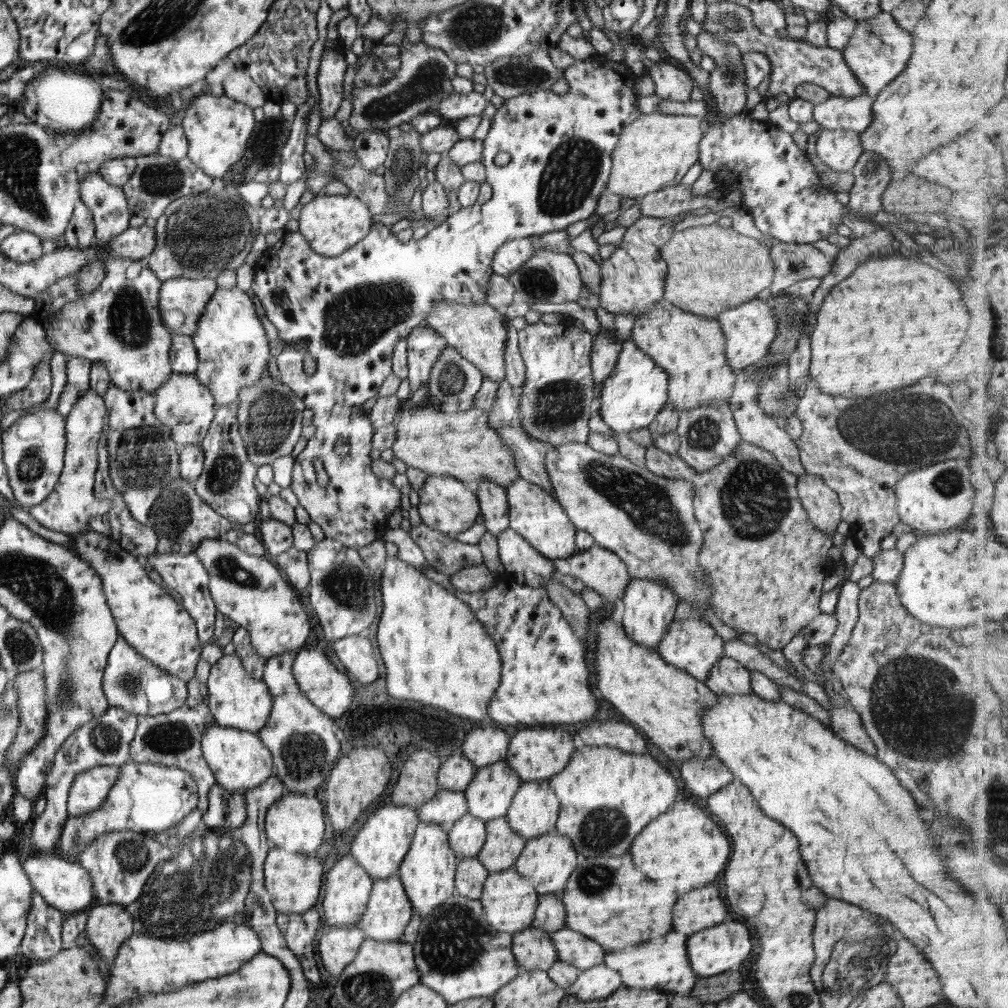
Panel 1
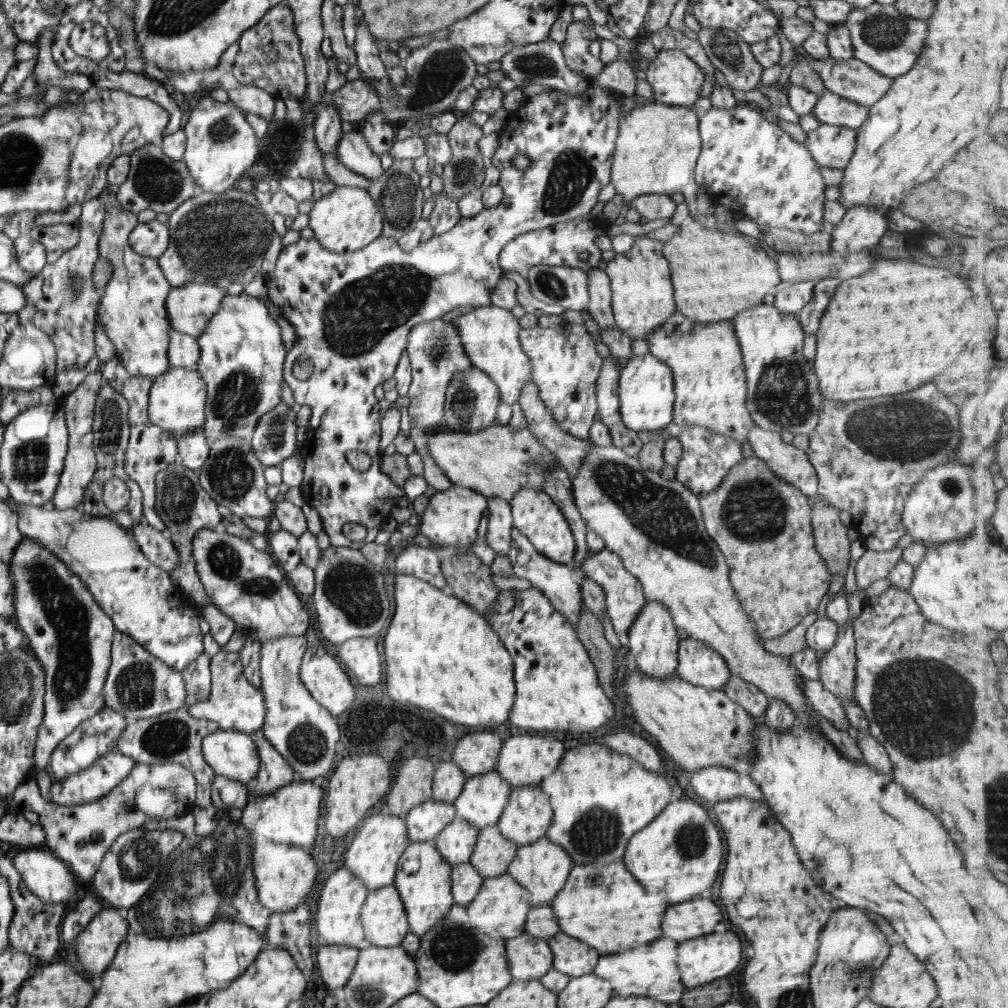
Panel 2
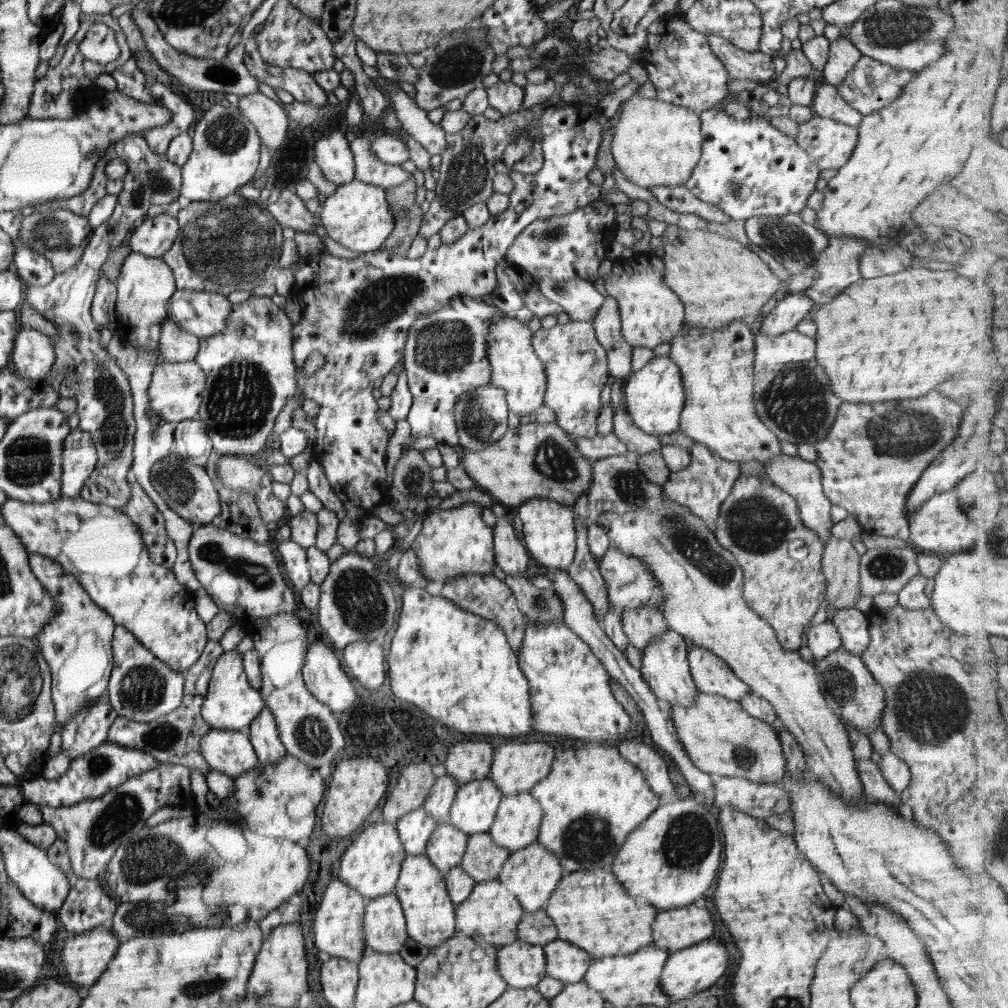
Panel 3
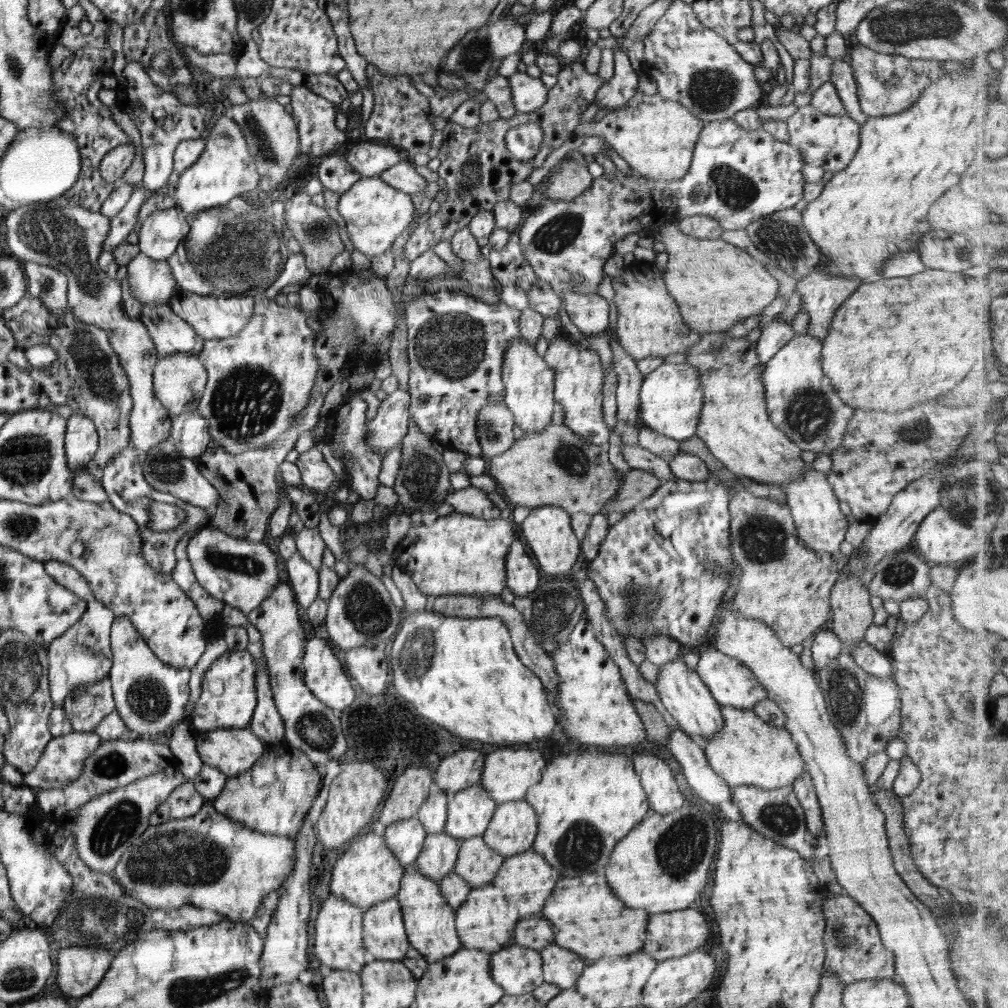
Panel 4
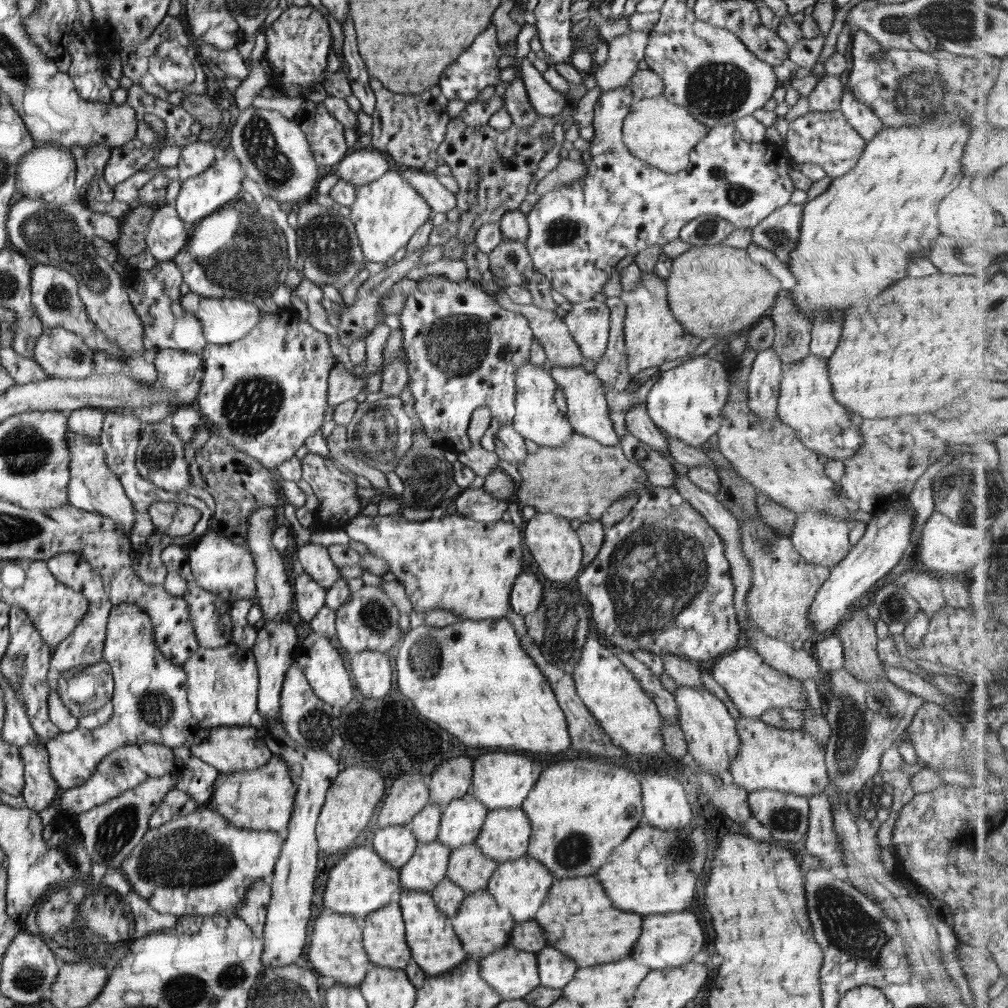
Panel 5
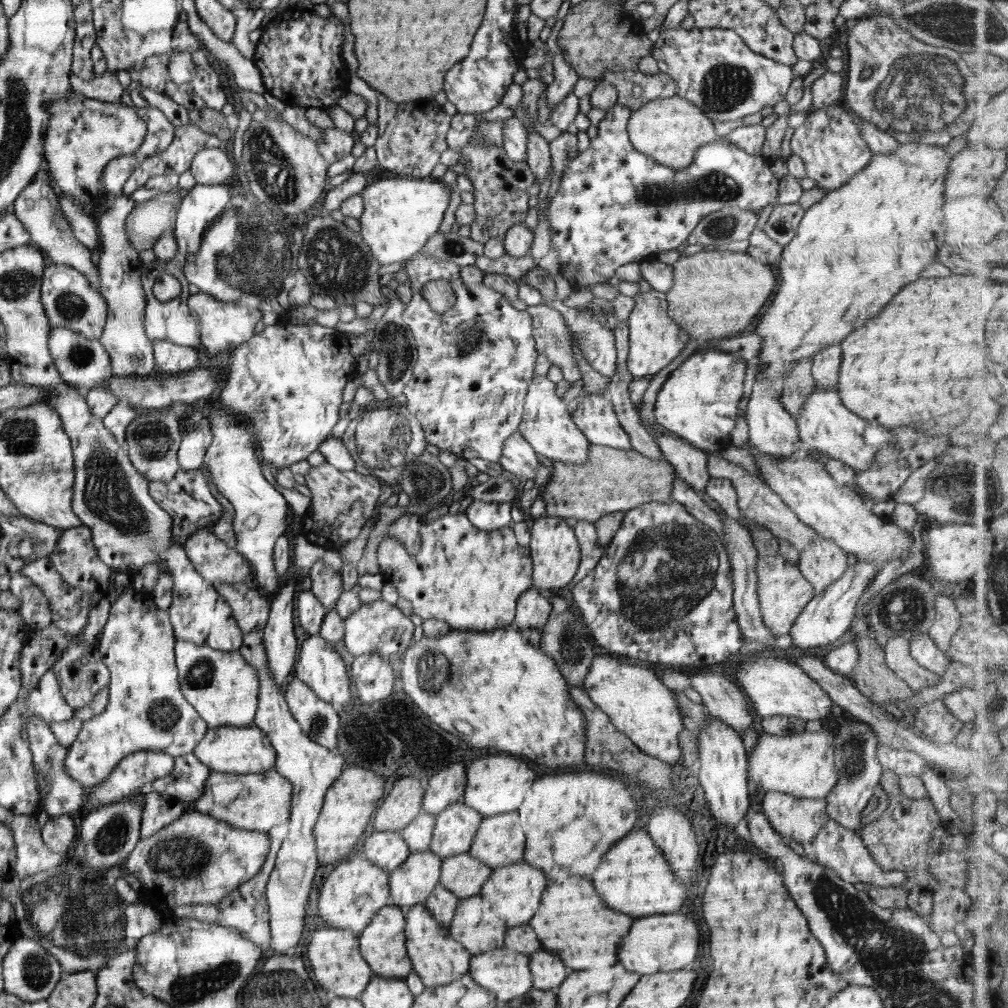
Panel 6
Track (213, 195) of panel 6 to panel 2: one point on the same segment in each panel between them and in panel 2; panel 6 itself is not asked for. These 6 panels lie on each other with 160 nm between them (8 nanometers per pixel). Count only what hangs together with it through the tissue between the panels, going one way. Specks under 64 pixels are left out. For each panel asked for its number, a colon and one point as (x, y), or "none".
2: (221, 145)
3: (226, 147)
4: (225, 170)
5: (201, 195)

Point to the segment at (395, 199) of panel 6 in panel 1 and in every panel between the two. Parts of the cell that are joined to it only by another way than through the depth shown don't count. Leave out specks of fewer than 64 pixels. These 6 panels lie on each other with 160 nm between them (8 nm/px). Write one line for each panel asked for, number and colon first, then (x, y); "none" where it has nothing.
1: (330, 224)
2: (347, 219)
3: (357, 216)
4: (375, 214)
5: (387, 212)

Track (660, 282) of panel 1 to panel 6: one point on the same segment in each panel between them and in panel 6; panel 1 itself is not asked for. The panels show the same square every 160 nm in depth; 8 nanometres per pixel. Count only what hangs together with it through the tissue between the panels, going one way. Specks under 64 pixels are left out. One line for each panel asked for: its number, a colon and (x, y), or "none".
2: (642, 299)
3: (651, 313)
4: (649, 322)
5: (652, 335)
6: (655, 340)

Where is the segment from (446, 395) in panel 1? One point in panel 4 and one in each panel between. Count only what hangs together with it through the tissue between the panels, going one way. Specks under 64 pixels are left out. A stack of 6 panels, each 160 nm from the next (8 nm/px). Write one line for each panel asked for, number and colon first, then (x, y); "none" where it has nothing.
2: (471, 400)
3: (481, 414)
4: (495, 420)

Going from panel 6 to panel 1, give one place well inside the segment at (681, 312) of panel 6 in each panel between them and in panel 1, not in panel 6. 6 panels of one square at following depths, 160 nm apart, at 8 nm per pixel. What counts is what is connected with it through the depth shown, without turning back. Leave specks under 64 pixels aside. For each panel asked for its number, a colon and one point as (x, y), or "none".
1: (710, 268)
2: (715, 275)
3: (719, 280)
4: (716, 285)
5: (713, 290)

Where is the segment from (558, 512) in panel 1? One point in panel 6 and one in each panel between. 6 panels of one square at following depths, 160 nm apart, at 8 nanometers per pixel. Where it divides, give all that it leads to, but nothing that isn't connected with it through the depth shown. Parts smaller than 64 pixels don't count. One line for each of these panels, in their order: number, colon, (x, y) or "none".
2: (535, 515)
3: (549, 534)
4: (547, 530)
5: (556, 549)
6: (556, 555)

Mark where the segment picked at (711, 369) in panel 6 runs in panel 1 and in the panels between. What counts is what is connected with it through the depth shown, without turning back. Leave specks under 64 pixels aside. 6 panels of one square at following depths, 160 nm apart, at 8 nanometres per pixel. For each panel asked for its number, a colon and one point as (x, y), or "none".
1: (635, 391)
2: (646, 393)
3: (655, 396)
4: (671, 396)
5: (685, 402)

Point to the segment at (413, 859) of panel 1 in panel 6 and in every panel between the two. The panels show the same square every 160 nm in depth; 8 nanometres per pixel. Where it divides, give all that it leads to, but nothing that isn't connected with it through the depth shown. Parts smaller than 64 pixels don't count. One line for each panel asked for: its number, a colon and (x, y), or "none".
2: (423, 878)
3: (430, 916)
4: (429, 922)
5: (436, 948)
6: (437, 958)

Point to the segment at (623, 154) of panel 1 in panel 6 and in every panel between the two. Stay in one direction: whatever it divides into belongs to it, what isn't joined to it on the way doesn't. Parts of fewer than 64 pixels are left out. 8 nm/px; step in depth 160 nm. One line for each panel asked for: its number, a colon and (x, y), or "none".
2: (658, 145)
3: (655, 143)
4: (656, 137)
5: (662, 134)
6: (669, 130)

